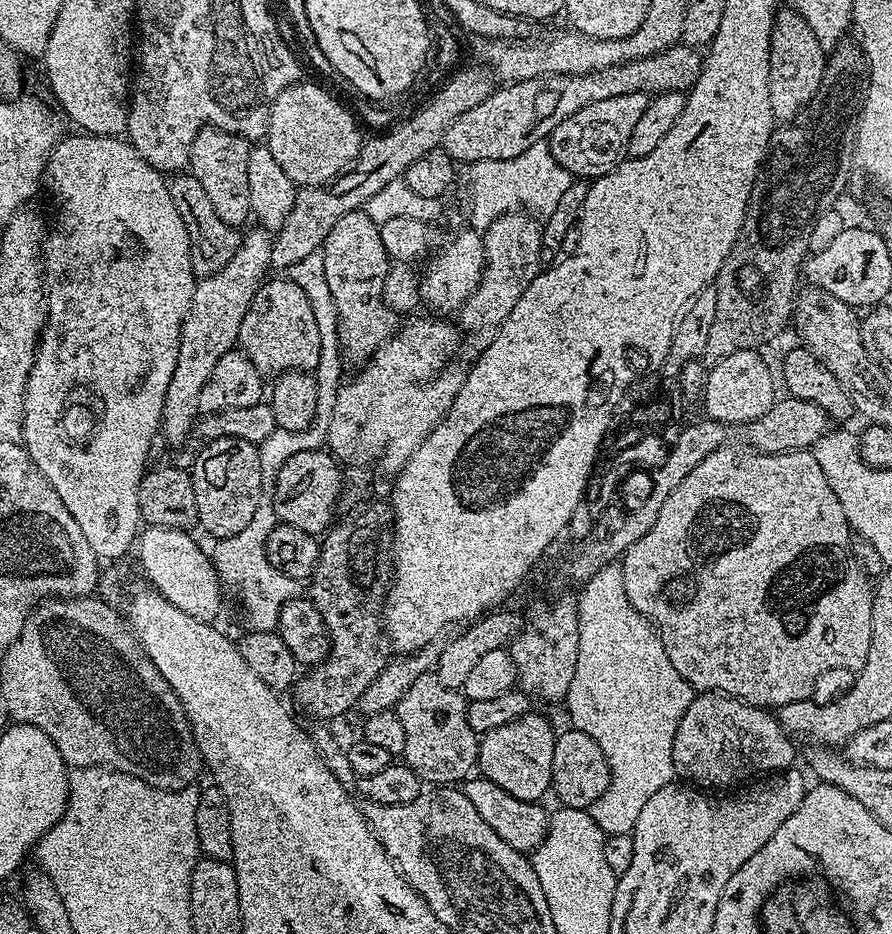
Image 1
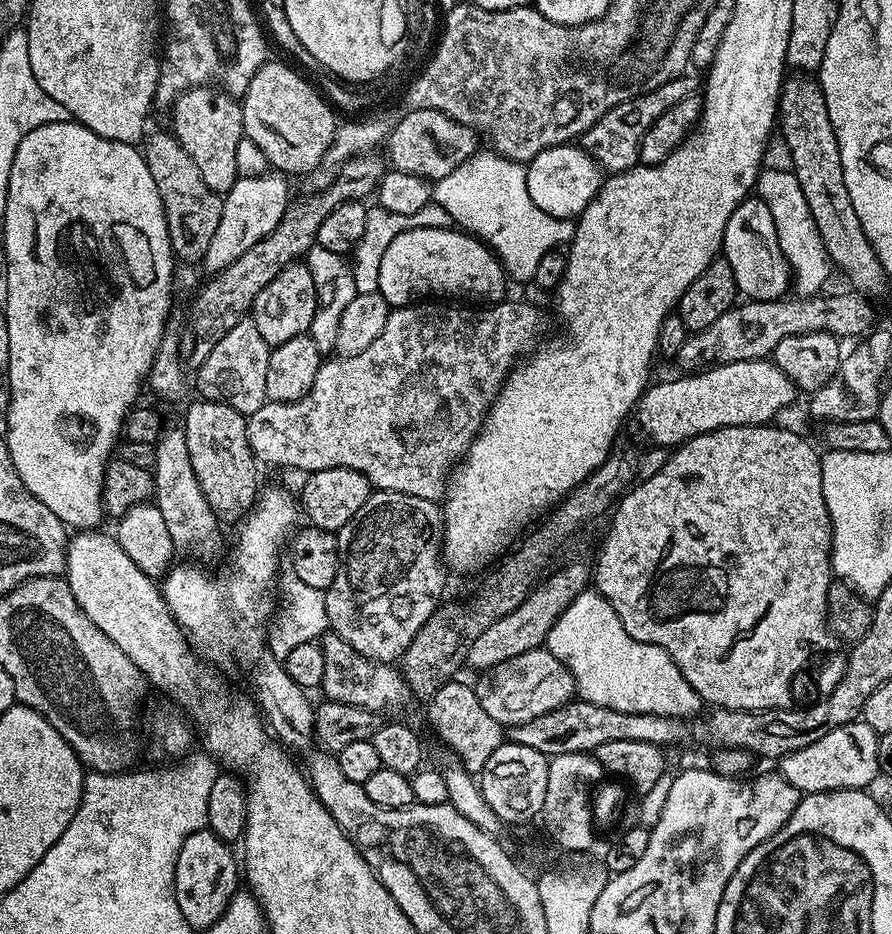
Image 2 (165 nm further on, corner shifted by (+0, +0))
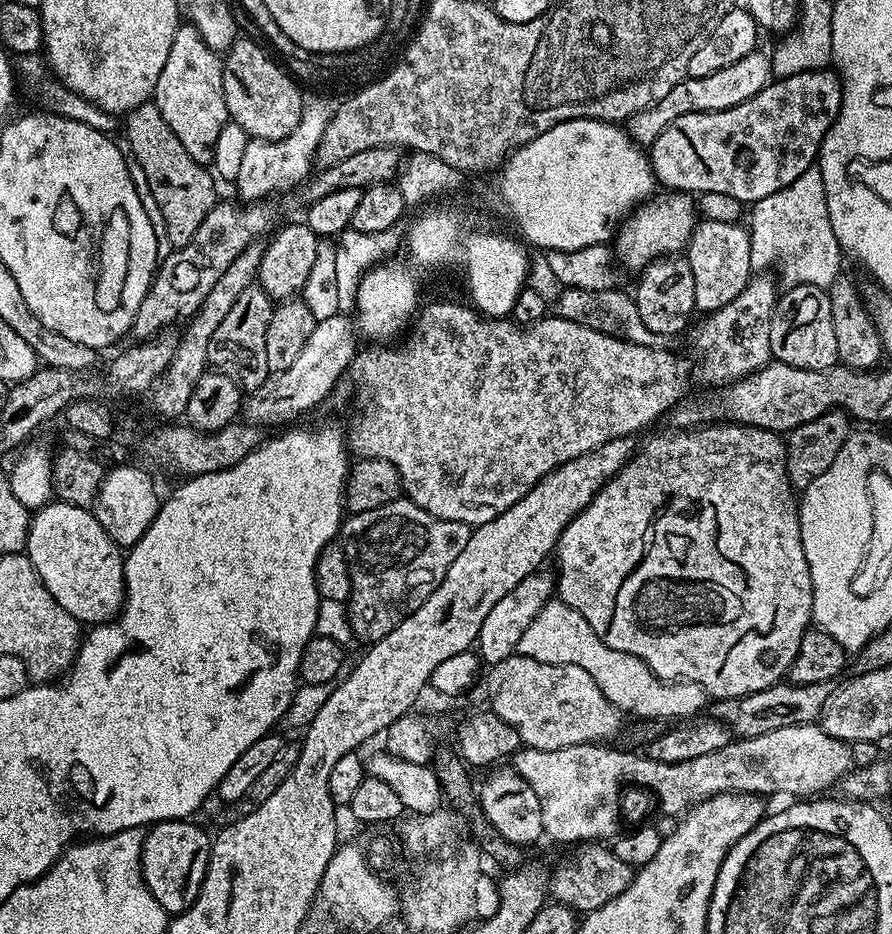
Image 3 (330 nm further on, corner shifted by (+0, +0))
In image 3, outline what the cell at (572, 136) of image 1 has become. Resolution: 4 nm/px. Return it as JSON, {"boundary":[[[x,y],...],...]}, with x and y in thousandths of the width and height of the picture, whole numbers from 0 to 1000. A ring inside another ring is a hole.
{"boundary":[[[849,54],[836,58],[836,62],[827,62],[827,66],[805,75],[802,79],[791,79],[791,84],[778,84],[768,81],[747,105],[738,105],[728,116],[721,116],[705,124],[702,130],[702,140],[704,146],[719,160],[730,160],[732,152],[756,131],[756,126],[765,126],[765,122],[778,122],[779,120],[804,120],[805,118],[818,118],[850,101],[850,96],[858,94],[867,85],[865,65],[862,57],[855,54]]]}

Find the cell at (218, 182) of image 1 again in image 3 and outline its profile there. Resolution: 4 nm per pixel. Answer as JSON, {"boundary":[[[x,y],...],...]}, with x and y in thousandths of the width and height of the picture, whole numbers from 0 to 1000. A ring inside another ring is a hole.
{"boundary":[[[206,24],[195,36],[195,49],[186,61],[186,71],[177,79],[177,92],[173,110],[186,126],[186,135],[195,139],[200,152],[217,173],[237,177],[240,169],[240,154],[249,135],[257,133],[253,118],[253,96],[251,95],[250,63],[222,36],[216,26]]]}

